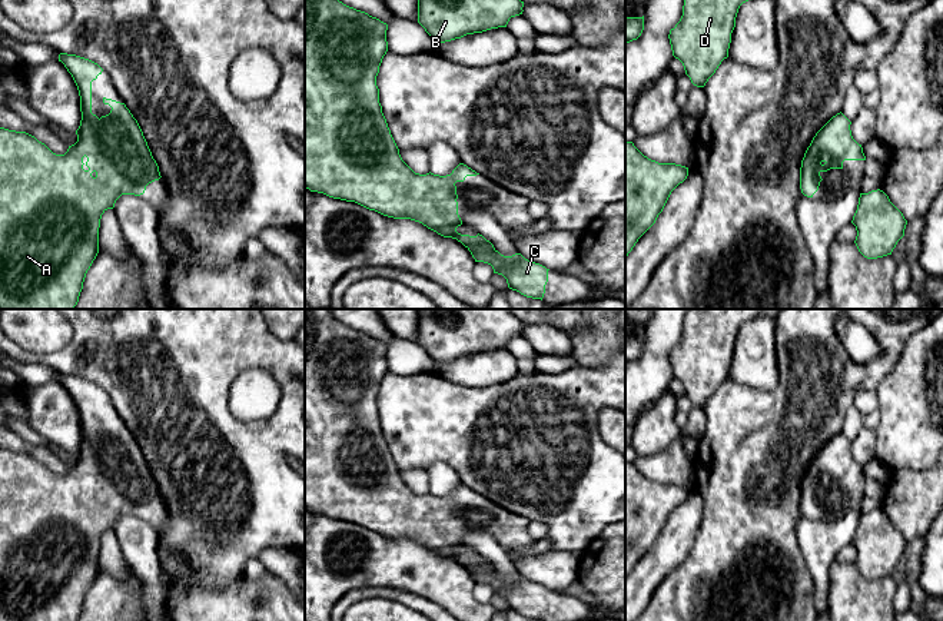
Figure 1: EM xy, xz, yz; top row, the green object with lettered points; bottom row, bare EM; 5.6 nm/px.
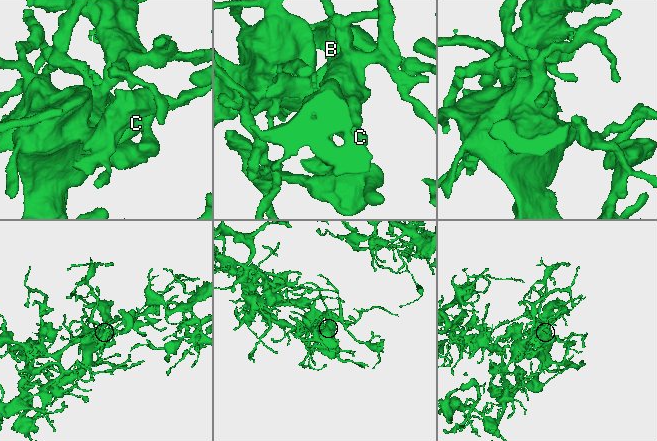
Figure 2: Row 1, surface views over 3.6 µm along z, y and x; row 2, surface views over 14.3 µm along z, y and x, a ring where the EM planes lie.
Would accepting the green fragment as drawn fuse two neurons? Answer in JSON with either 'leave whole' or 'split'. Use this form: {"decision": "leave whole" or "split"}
{"decision": "leave whole"}

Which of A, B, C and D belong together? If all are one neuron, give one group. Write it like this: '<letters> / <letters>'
A B C D

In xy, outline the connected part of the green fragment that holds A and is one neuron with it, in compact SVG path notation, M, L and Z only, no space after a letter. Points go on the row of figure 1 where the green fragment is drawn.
M60 53L59 62L62 62L72 74L80 96L82 120L76 130L77 142L69 146L64 155L56 155L44 143L26 132L0 127L0 309L74 309L83 289L86 273L99 253L99 228L102 215L107 209L113 209L116 200L122 195L140 196L145 193L149 183L162 177L143 132L124 103L103 97L103 103L112 107L110 113L100 119L92 113L92 82L102 74L103 69L89 59L67 53Z

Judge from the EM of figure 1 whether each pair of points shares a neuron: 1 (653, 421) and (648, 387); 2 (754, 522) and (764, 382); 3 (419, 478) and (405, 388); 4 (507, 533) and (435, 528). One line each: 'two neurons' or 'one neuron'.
1: two neurons
2: two neurons
3: two neurons
4: one neuron

